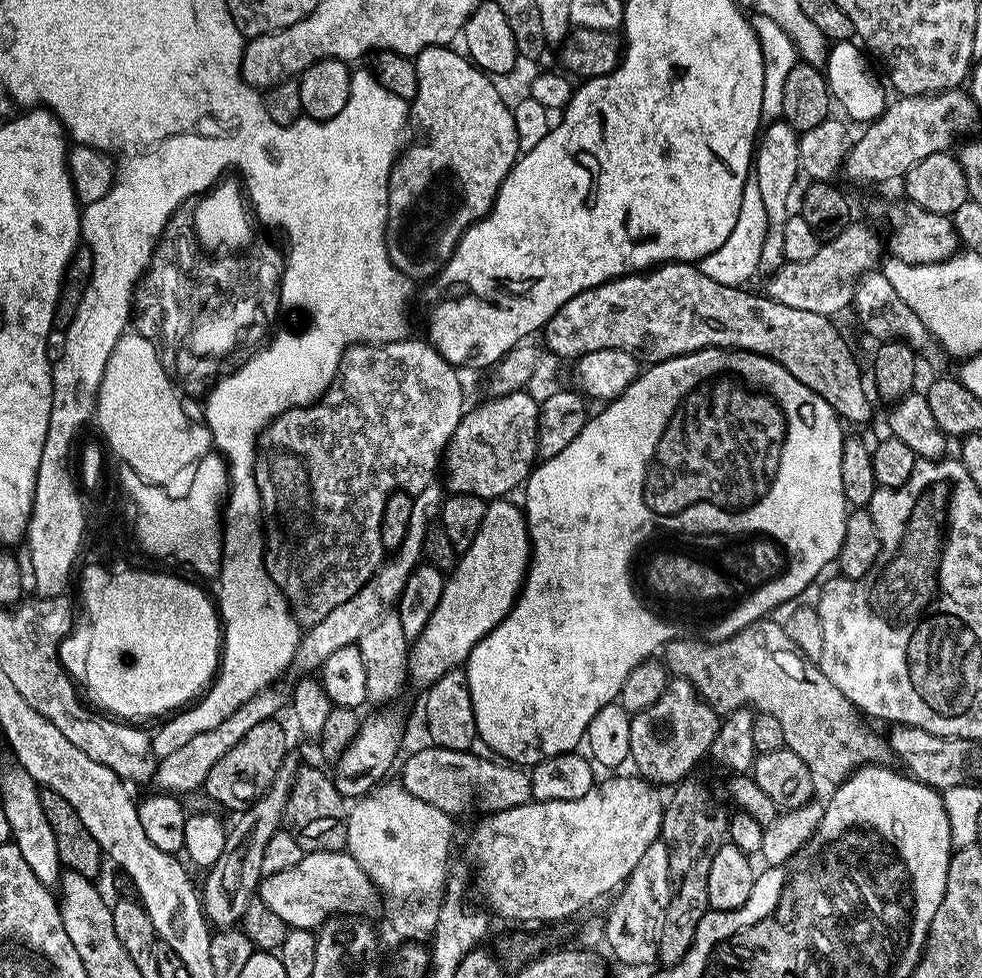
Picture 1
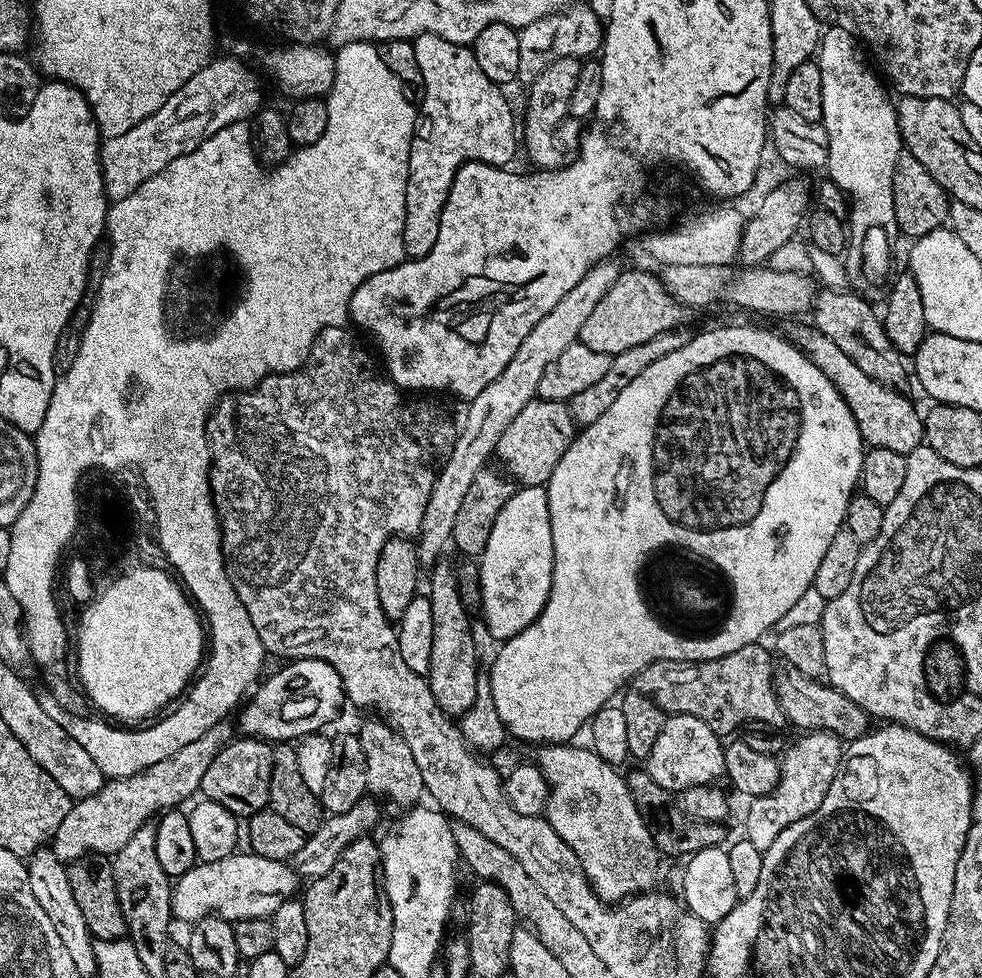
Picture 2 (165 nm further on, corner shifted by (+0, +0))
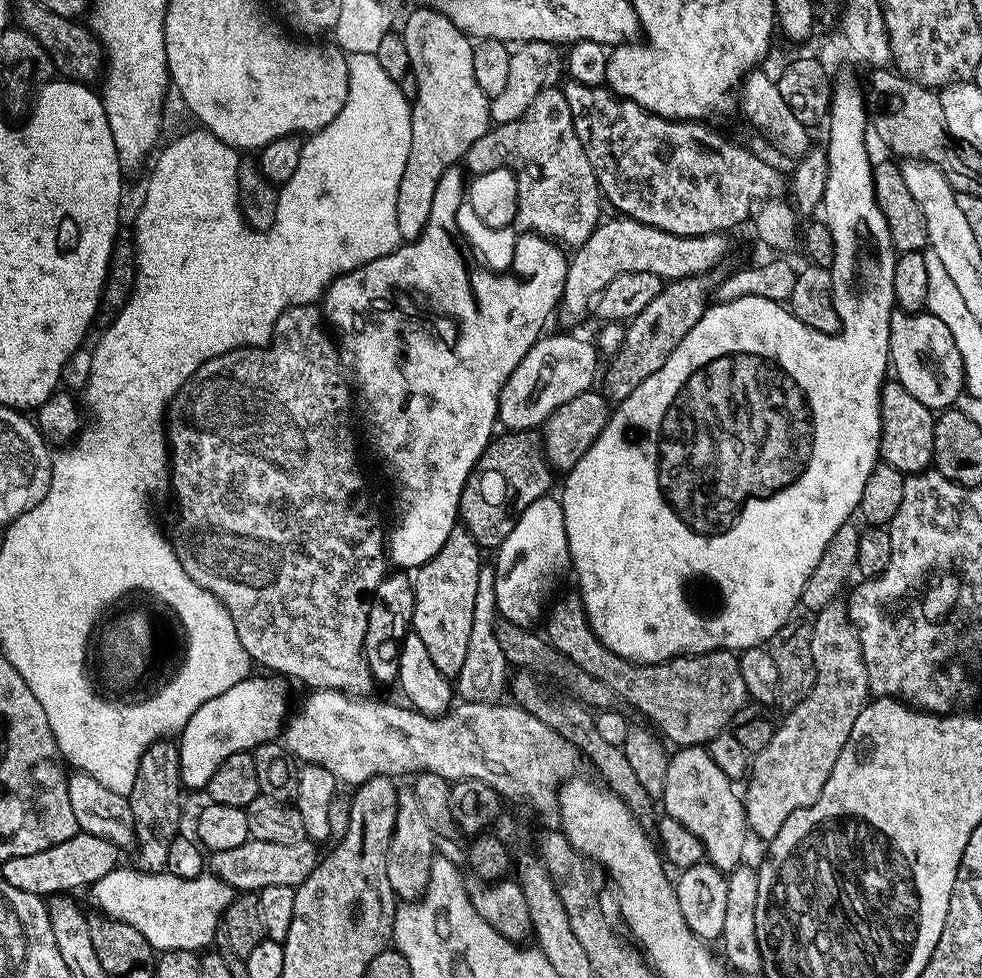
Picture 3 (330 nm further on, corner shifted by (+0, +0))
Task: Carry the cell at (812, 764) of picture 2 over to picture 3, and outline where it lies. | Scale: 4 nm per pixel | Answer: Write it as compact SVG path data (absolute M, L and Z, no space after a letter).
M835 602L815 613L812 620L812 641L810 650L814 654L816 677L810 694L802 702L798 702L787 713L783 721L779 721L774 738L766 750L755 753L750 760L750 771L746 777L748 793L743 793L744 813L753 837L761 836L764 842L770 842L782 830L782 822L794 814L794 810L802 810L813 804L822 794L822 786L830 778L830 770L834 770L834 762L838 762L838 754L842 754L842 746L850 738L850 730L854 726L854 718L864 709L870 699L868 691L868 671L862 654L860 639L856 628L848 616L848 606L844 602Z

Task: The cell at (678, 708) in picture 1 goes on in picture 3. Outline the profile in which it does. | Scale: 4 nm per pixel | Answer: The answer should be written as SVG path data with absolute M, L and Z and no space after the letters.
M680 746L675 751L668 758L663 815L677 820L700 839L707 863L727 874L745 859L744 847L750 841L741 793L736 793L737 785L718 770L718 762L714 762L707 747Z

